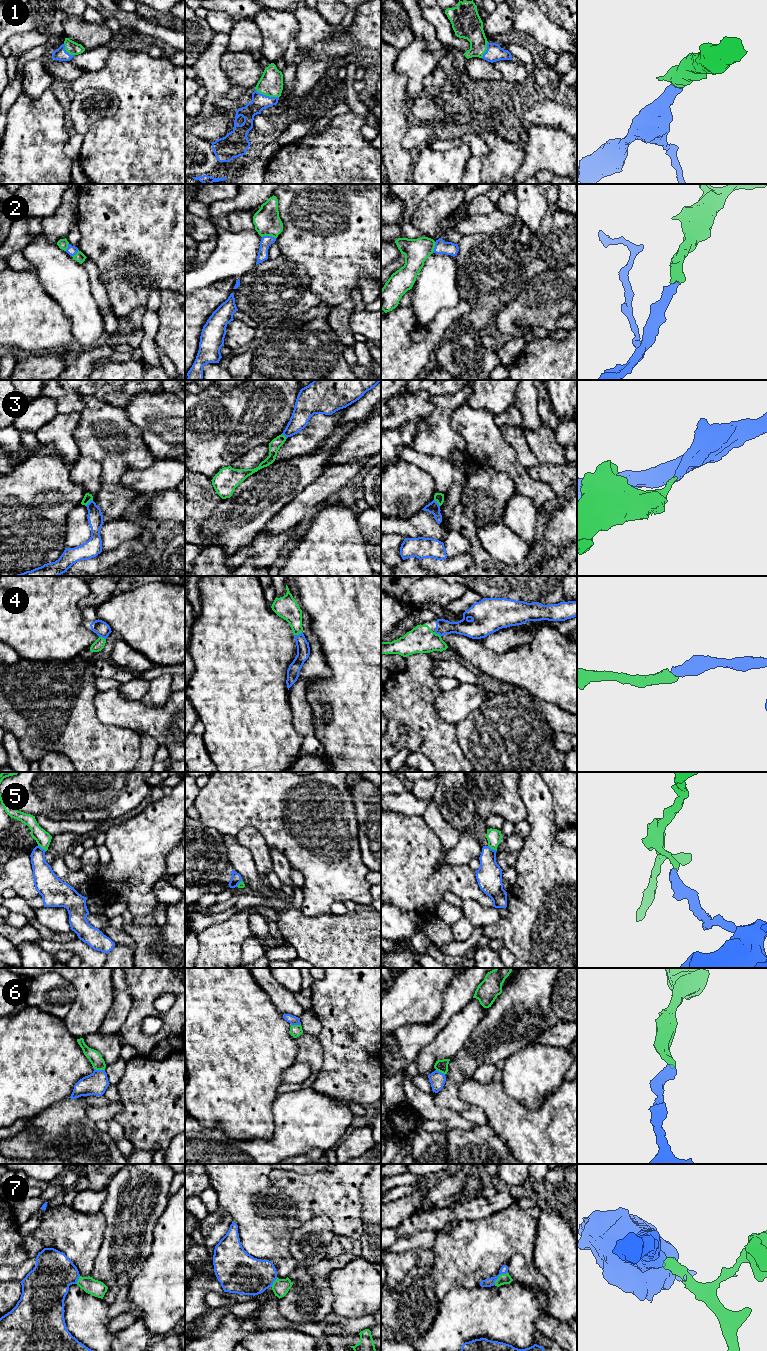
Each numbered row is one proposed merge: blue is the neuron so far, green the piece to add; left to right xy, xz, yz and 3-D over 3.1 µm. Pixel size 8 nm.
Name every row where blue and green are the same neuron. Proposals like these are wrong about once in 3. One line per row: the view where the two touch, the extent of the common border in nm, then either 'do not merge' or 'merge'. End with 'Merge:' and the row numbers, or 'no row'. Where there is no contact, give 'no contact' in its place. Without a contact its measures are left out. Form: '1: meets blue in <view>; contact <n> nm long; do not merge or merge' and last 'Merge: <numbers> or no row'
1: meets blue in xz; contact 200 nm long; merge
2: meets blue in xz; contact 110 nm long; merge
3: meets blue in yz; contact 80 nm long; do not merge
4: meets blue in xz; contact 80 nm long; merge
5: meets blue in yz; contact 80 nm long; do not merge
6: meets blue in xy; contact 90 nm long; merge
7: meets blue in yz; contact 150 nm long; merge
Merge: 1, 2, 4, 6, 7

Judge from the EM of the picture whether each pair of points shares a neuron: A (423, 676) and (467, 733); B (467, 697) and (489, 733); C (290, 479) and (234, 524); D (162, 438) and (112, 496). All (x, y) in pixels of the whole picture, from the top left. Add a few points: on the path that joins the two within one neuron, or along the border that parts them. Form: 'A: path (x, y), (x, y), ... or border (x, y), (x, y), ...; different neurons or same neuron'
A: border (455, 724), (455, 736), (461, 747); different neurons
B: border (488, 696), (477, 708), (456, 723); different neurons
C: path (276, 486), (260, 502), (248, 510); same neuron
D: border (139, 430), (145, 445), (155, 458); different neurons

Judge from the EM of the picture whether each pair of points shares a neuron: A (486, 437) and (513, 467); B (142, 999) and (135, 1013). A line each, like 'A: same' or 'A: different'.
A: same
B: same

